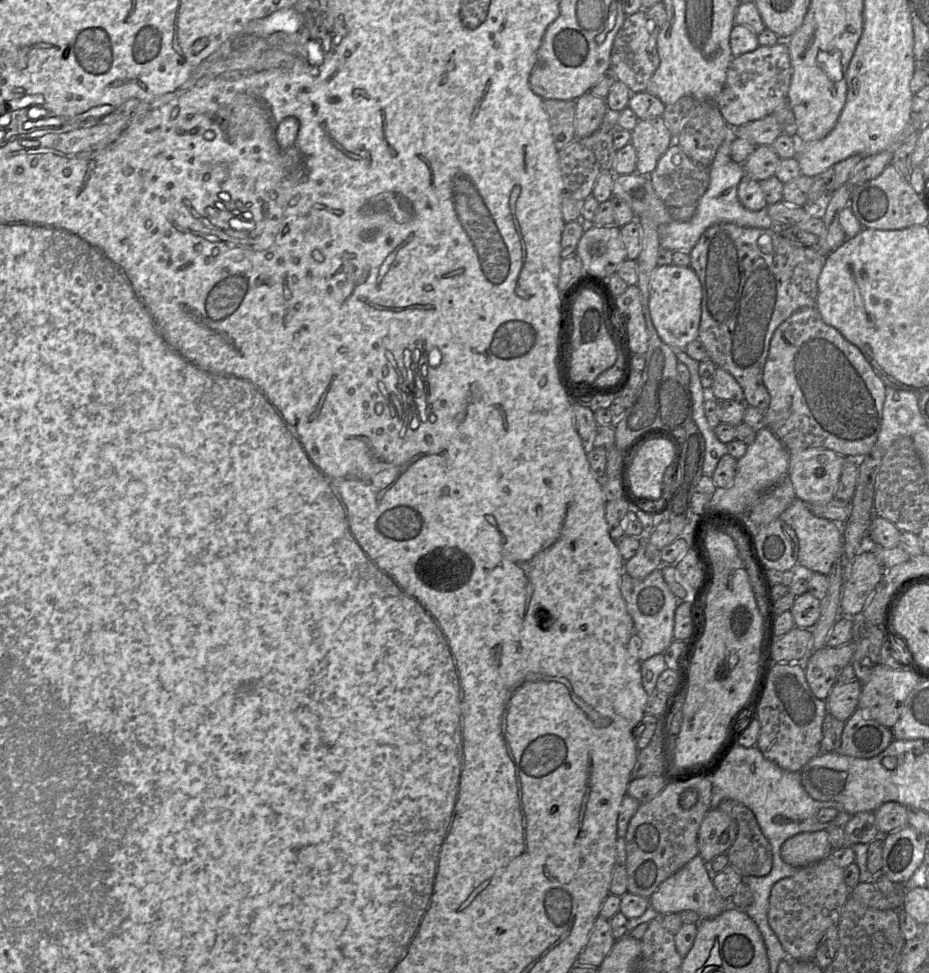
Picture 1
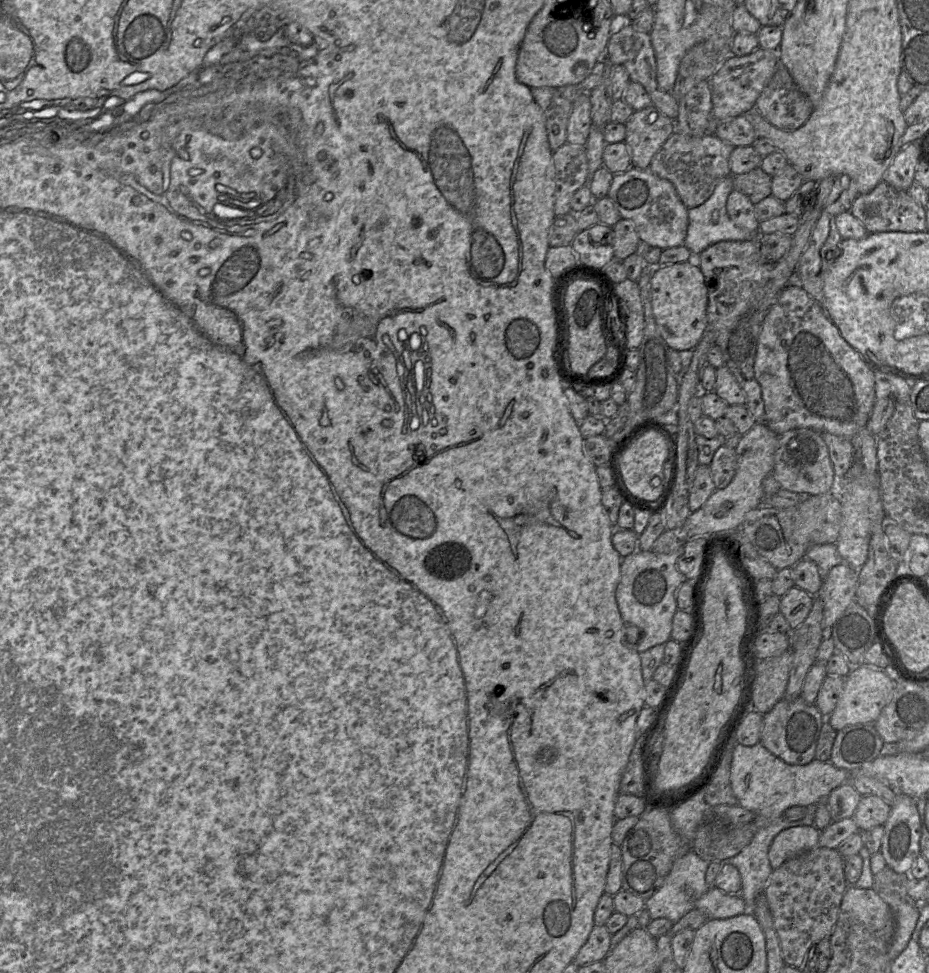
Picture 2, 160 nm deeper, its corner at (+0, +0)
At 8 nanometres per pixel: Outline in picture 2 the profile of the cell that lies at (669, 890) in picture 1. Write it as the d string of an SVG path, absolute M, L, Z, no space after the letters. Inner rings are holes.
M715 886L709 887L709 890L696 901L695 909L704 912L709 919L726 919L752 913L741 895L726 894Z

